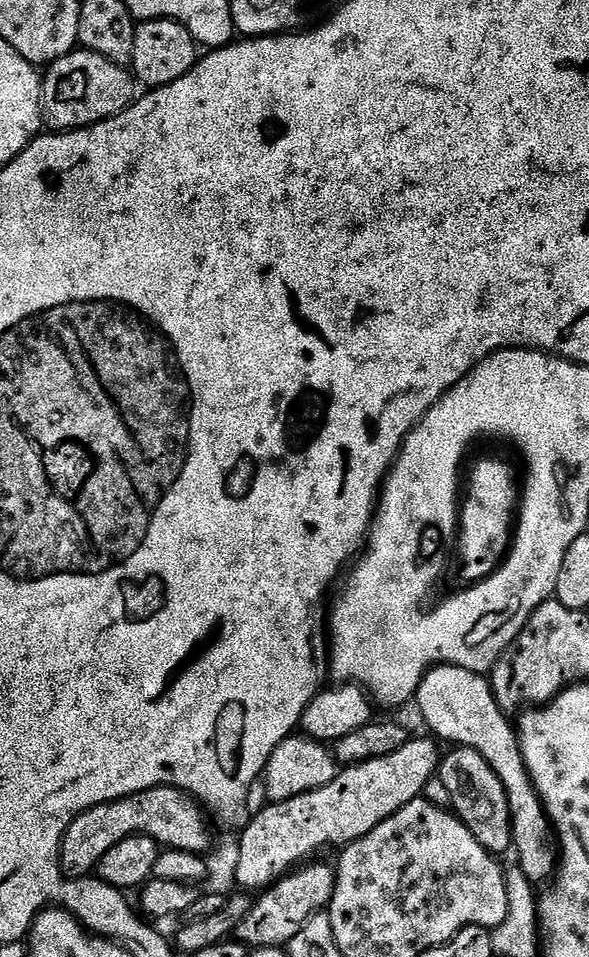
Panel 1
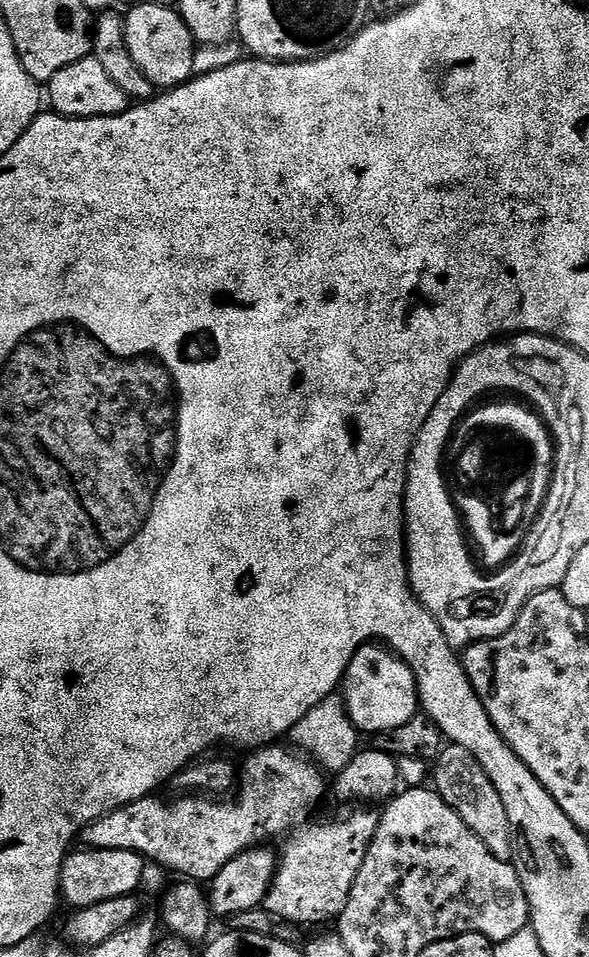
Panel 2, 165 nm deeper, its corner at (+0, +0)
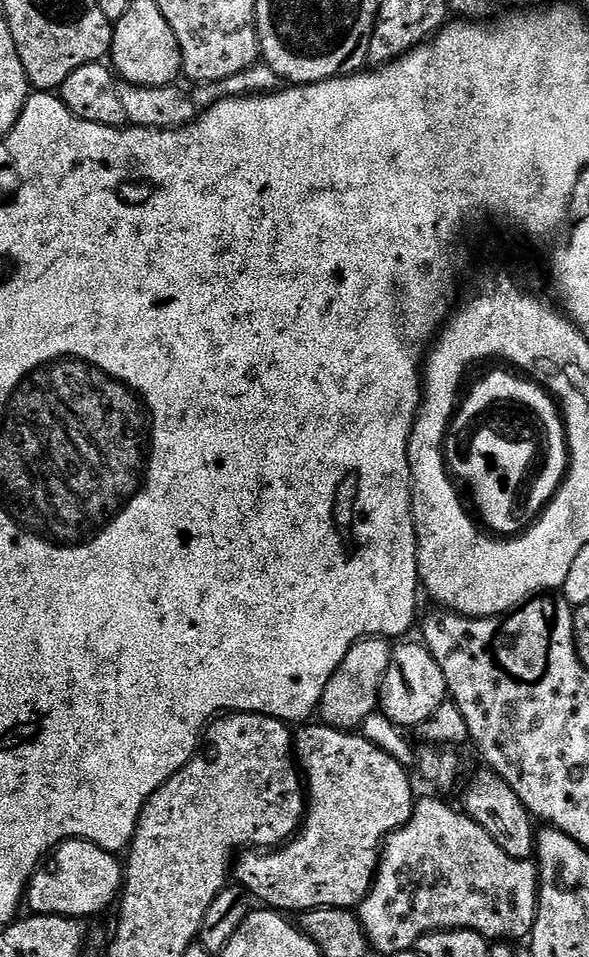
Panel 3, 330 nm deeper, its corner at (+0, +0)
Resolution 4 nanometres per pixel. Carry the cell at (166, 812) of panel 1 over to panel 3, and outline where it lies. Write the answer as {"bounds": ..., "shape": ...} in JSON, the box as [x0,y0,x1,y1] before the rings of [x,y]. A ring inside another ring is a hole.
{"bounds":[234,722,414,914],"shape":[[[308,722],[303,726],[297,727],[294,732],[294,756],[298,761],[298,768],[302,773],[303,783],[306,785],[306,811],[299,833],[293,836],[287,844],[275,850],[241,851],[234,864],[235,883],[243,888],[249,897],[255,898],[257,896],[264,903],[261,905],[267,906],[272,910],[279,910],[285,914],[299,914],[306,910],[314,910],[315,908],[355,909],[359,906],[364,901],[365,894],[372,888],[372,880],[376,877],[378,853],[384,841],[388,839],[389,832],[396,831],[397,828],[402,827],[412,817],[412,805],[414,803],[412,784],[408,781],[409,769],[405,765],[398,763],[390,754],[386,754],[386,750],[378,750],[378,746],[374,746],[374,742],[367,740],[359,731],[331,728],[330,725],[323,722],[312,723]]]}

